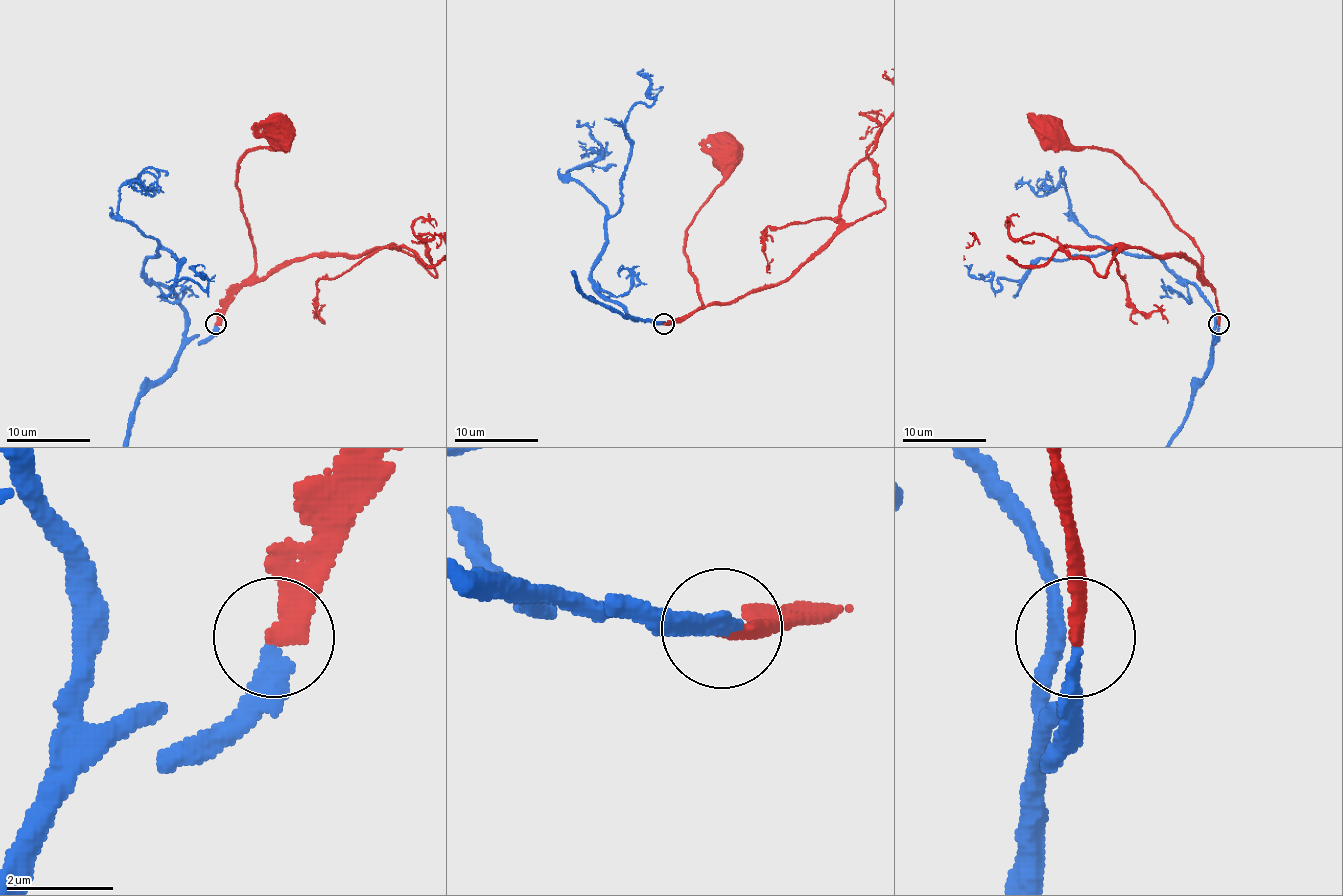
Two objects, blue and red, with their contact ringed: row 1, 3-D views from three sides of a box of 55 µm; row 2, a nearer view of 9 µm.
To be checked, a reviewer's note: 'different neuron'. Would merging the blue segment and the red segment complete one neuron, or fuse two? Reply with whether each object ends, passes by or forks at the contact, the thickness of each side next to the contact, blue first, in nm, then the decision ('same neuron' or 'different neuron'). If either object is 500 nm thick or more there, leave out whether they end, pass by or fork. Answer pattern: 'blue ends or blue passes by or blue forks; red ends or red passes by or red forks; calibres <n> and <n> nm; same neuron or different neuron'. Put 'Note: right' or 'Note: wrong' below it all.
blue ends; red ends; calibres 320 and 360 nm; same neuron
Note: wrong

